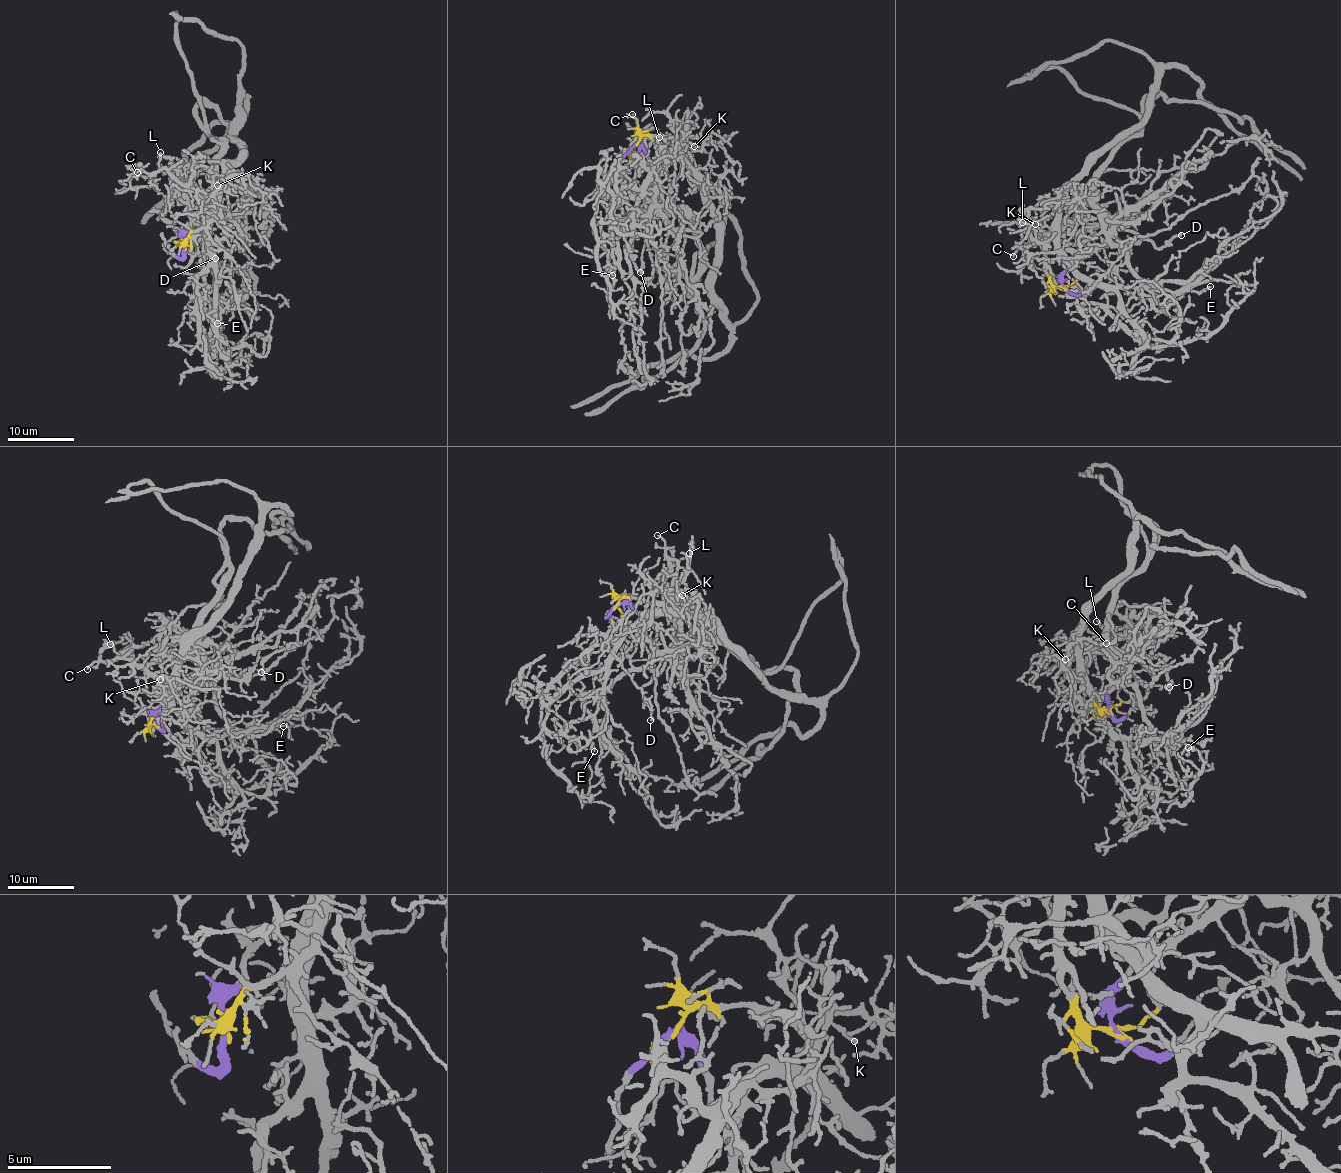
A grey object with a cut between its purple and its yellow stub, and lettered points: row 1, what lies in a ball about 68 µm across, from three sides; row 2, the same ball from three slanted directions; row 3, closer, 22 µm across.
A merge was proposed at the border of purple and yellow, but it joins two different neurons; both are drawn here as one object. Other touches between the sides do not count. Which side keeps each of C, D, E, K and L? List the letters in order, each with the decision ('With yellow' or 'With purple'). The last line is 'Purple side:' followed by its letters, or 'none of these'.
C: With yellow
D: With purple
E: With purple
K: With yellow
L: With yellow
Purple side: D, E

